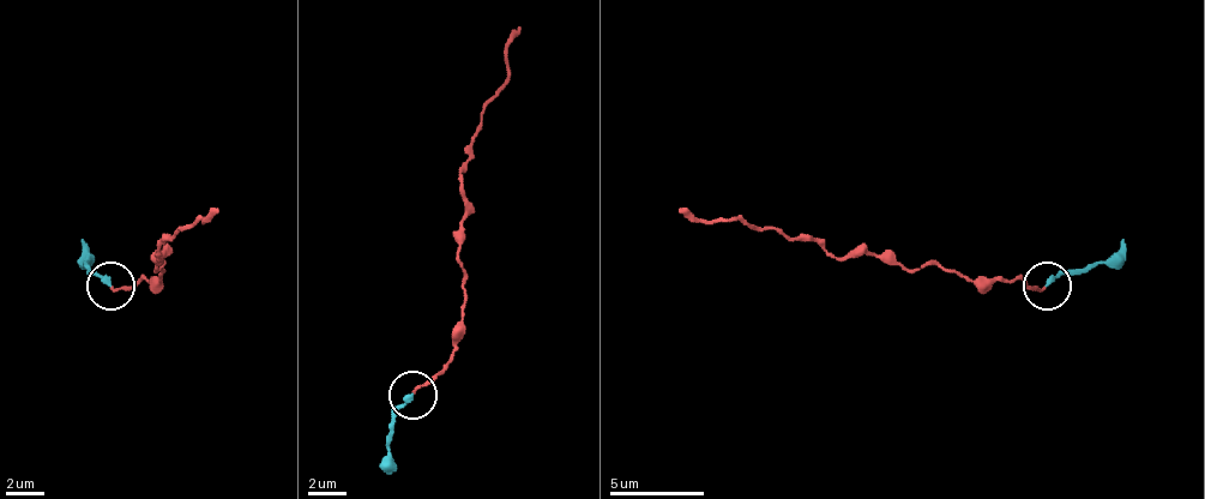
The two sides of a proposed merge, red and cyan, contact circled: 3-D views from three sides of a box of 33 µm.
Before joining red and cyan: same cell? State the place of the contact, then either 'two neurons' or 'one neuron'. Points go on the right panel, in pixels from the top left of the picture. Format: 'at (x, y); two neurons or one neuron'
at (1047, 286); one neuron

